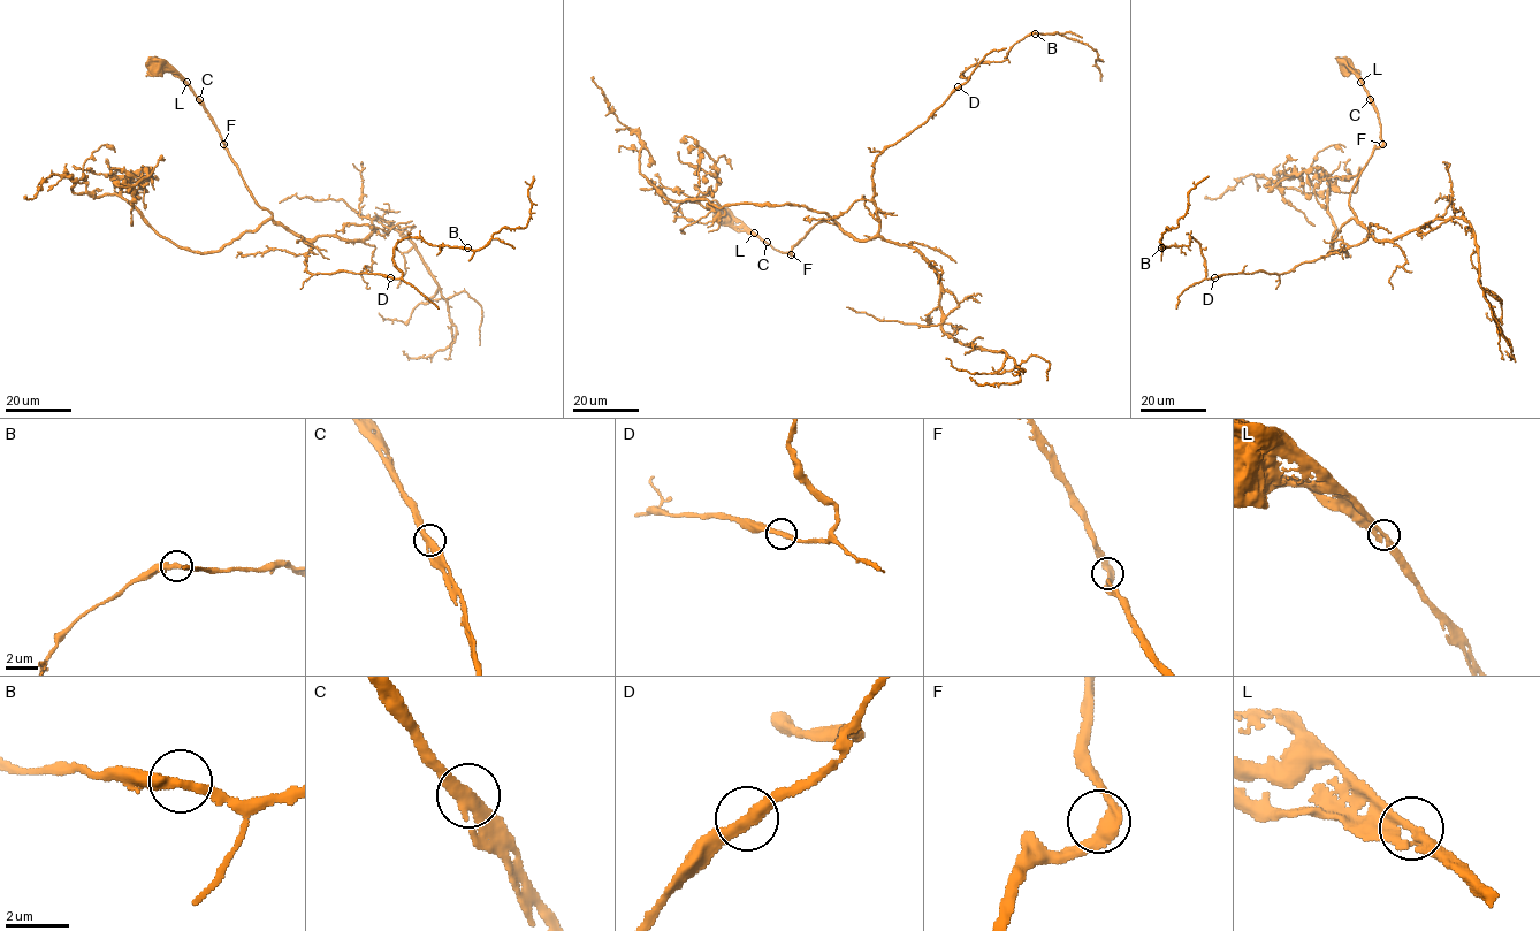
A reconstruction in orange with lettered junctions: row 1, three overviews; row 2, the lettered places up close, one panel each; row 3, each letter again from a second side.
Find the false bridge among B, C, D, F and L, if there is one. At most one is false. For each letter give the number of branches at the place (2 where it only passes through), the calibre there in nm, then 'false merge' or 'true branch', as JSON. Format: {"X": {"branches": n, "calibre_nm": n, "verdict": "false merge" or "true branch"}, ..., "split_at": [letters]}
{"B": {"branches": 2, "calibre_nm": 360, "verdict": "true branch"}, "C": {"branches": 2, "calibre_nm": 360, "verdict": "true branch"}, "D": {"branches": 2, "calibre_nm": 320, "verdict": "true branch"}, "F": {"branches": 2, "calibre_nm": 360, "verdict": "true branch"}, "L": {"branches": 2, "calibre_nm": 340, "verdict": "true branch"}, "split_at": []}

